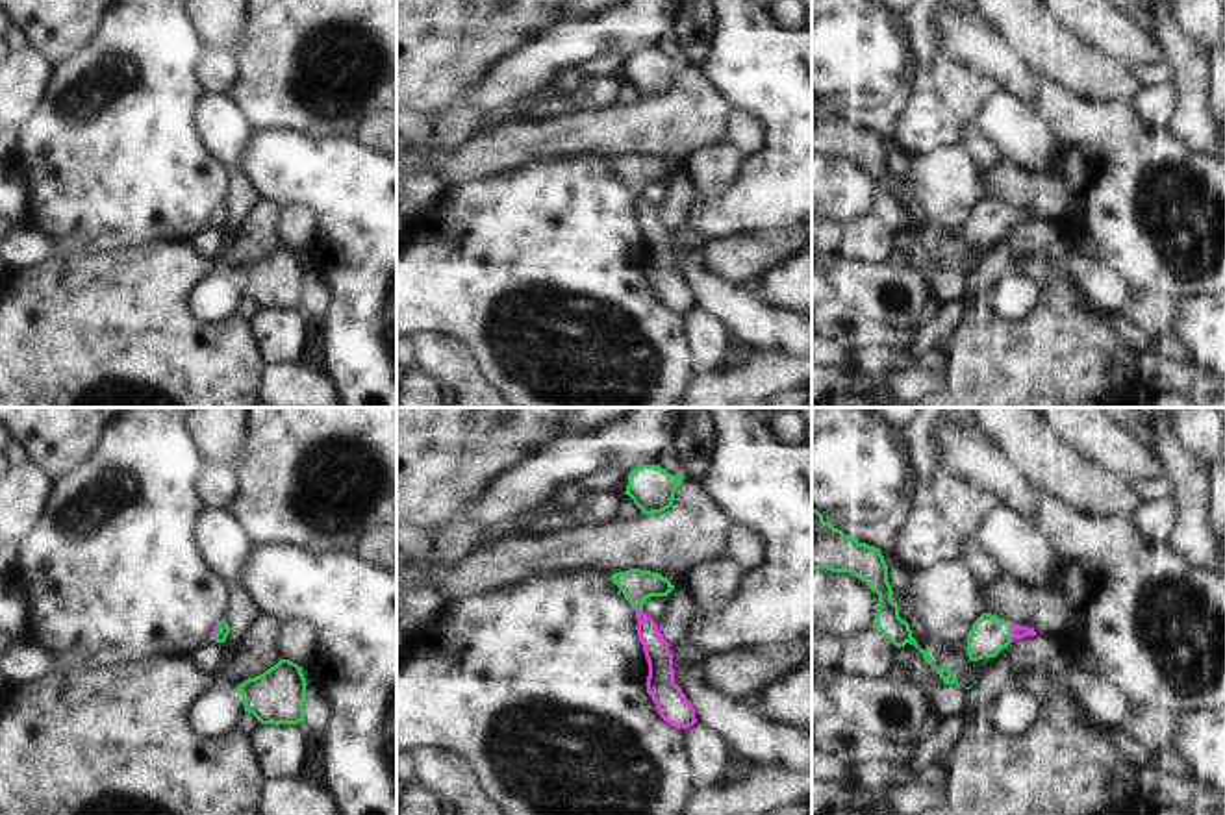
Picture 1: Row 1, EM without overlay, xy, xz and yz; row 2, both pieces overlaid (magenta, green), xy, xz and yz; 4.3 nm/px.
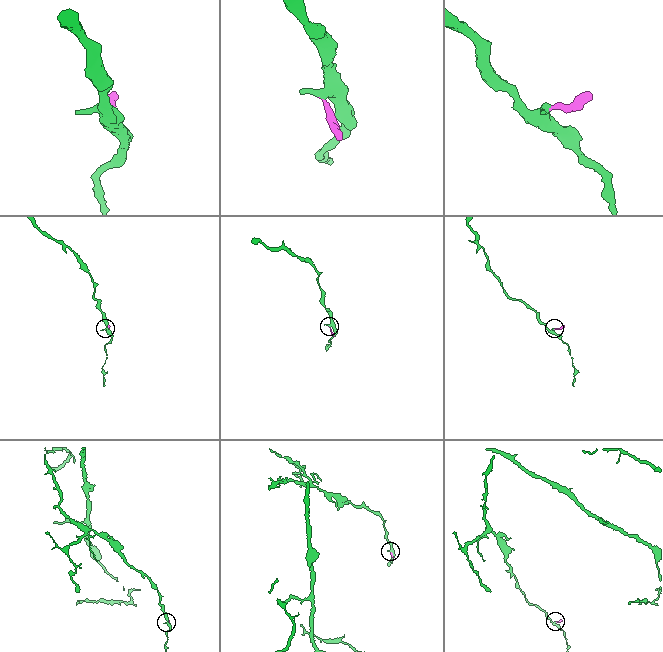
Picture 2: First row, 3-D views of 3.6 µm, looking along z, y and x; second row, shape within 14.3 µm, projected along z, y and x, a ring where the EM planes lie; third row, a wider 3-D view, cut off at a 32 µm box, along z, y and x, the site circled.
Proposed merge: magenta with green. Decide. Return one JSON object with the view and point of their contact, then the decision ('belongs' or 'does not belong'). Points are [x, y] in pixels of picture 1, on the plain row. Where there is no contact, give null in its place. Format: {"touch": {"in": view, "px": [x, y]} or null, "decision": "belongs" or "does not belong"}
{"touch": {"in": "yz", "px": [1012, 217]}, "decision": "belongs"}

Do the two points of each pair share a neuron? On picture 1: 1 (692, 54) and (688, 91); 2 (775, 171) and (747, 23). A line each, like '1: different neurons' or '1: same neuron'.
1: different neurons
2: same neuron

